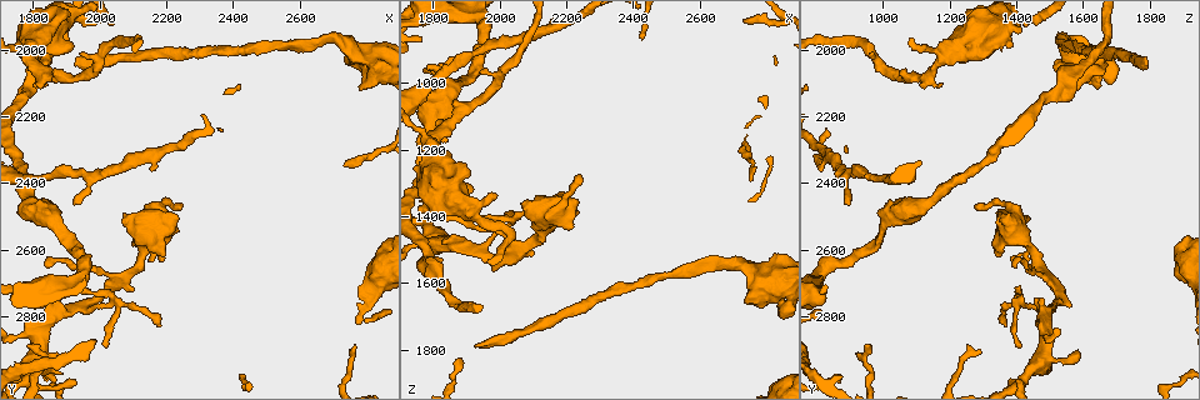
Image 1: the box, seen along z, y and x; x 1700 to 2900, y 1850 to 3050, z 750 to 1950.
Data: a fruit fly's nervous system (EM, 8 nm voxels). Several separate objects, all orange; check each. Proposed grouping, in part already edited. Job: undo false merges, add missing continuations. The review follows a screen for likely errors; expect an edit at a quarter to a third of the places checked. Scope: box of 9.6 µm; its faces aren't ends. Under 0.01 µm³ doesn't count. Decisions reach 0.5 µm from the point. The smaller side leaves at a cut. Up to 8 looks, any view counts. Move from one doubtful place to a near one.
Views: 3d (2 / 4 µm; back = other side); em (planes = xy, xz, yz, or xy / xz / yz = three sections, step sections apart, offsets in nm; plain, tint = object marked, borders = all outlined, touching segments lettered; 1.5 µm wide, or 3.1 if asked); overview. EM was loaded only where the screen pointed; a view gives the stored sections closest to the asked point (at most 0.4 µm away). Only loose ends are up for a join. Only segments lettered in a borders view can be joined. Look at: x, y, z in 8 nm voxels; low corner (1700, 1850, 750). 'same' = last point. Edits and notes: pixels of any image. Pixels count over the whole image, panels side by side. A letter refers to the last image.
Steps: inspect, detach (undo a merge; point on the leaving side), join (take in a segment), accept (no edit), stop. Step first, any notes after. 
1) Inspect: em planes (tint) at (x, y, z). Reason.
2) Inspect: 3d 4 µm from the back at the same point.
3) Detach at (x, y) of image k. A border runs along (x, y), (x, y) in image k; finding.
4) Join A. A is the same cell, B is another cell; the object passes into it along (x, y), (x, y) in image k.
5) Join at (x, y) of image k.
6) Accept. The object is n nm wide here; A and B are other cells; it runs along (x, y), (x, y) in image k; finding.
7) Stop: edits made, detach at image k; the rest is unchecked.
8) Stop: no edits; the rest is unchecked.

Inspect: em yz step 4 (borders) at (1780, 2900, 950). An open end.

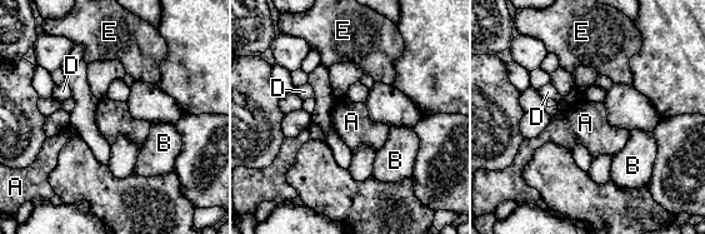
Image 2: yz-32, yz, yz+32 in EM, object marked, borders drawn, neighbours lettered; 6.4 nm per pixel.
Inspect: em planes (borders) at the same point.

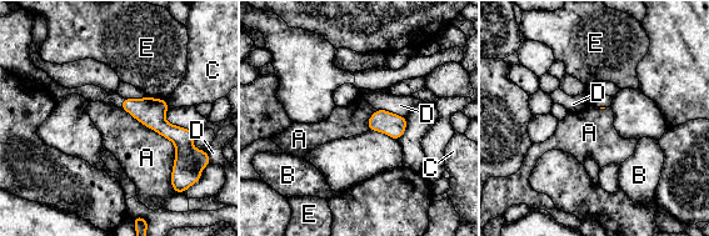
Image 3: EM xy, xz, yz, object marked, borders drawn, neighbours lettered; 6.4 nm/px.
Accept. The longest contact is with A, 650 nm; A, B, C, D and E are other cells; a border runs along (120, 108), (174, 144), (173, 189) in image 3; none of them fits.

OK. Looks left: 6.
Inspect: 3d 4 µm at (2060, 2480, 1370). Thick end.

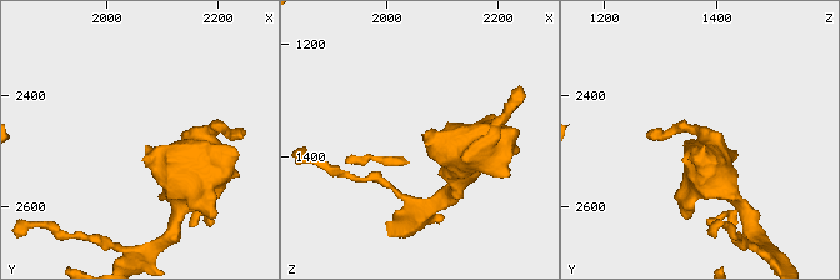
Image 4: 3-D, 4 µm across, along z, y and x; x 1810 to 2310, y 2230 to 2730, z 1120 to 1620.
Inspect: em planes (plain) at (2070, 2485, 1375).

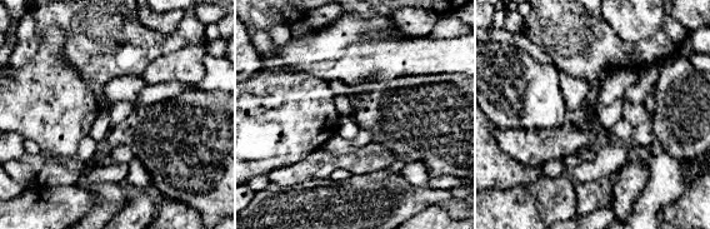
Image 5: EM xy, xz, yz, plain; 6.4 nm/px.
Inspect: em planes (borders) at the same point. See the neighbours.

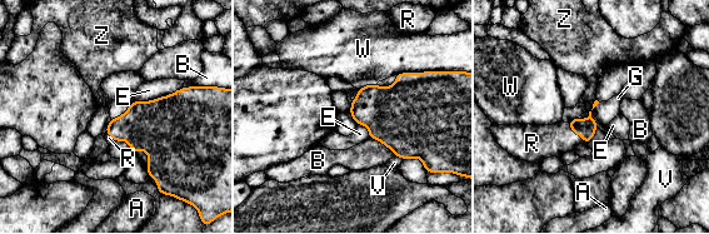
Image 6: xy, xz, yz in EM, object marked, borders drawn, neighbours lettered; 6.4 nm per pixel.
Join R. R is the same cell, A, B, E, G, V, W and Z are other cells; the object passes into it along (585, 128), (574, 133), (537, 143) in image 6; the neuron continues.

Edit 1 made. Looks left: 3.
Inspect: em xy step 8 (borders) at (1930, 2000, 1320).

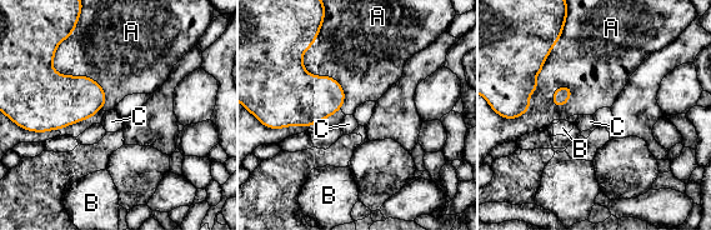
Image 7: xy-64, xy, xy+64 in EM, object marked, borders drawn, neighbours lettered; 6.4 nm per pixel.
Accept. The longest contact is with A, 500 nm; A, B and C are other cells; none of them fits.

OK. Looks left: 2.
Stop: edits made, join at image 6; the rest is unchecked.

